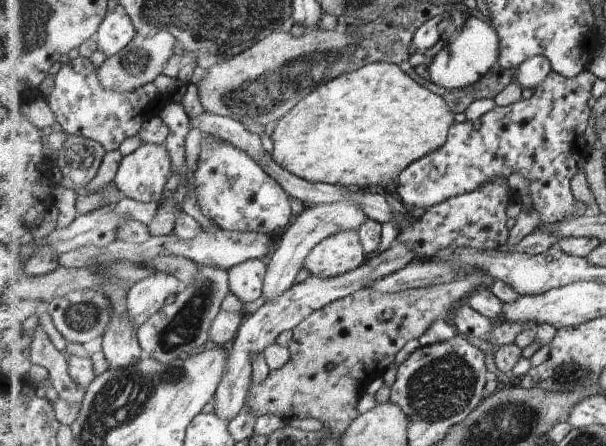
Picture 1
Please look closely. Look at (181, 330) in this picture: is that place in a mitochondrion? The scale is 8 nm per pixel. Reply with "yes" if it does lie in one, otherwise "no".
yes

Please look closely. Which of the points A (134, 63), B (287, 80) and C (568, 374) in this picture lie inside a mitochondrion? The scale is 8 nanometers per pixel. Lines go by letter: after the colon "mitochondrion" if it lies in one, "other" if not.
A: mitochondrion
B: mitochondrion
C: mitochondrion

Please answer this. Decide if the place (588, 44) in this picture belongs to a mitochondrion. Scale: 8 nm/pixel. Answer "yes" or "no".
no

